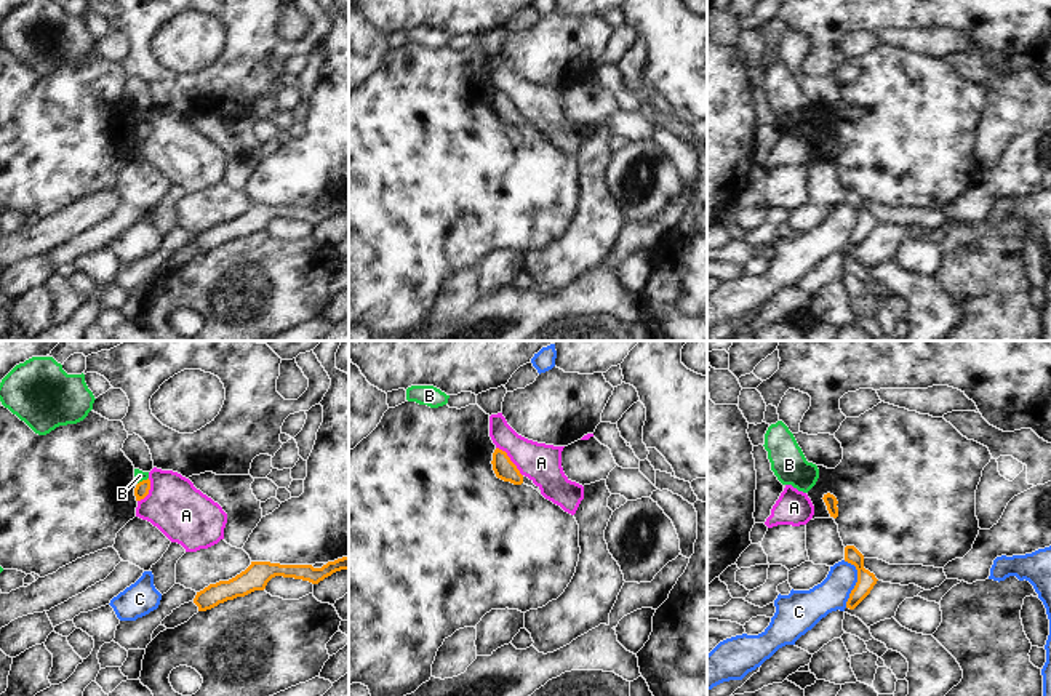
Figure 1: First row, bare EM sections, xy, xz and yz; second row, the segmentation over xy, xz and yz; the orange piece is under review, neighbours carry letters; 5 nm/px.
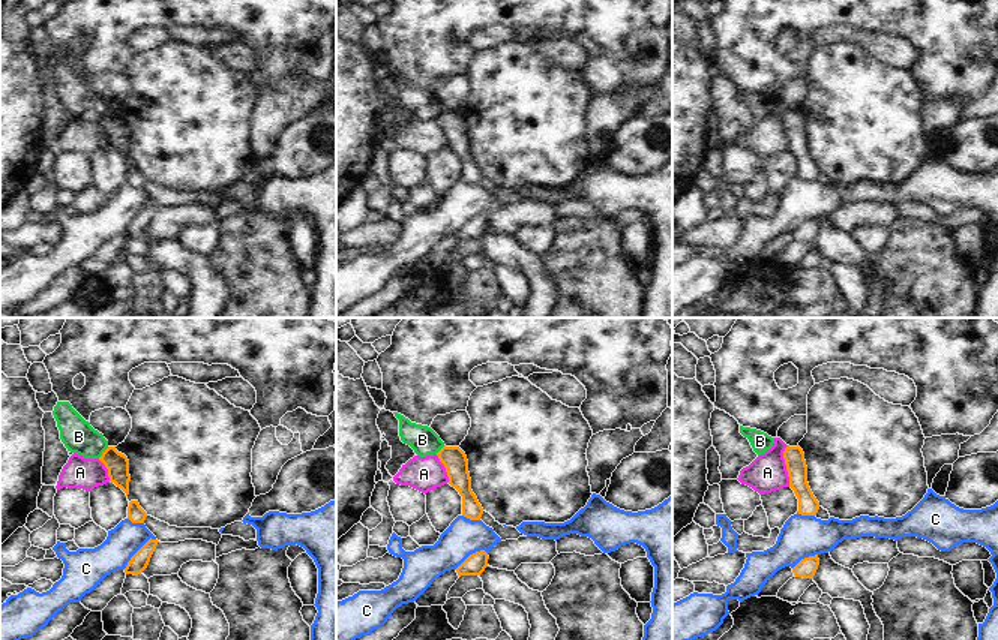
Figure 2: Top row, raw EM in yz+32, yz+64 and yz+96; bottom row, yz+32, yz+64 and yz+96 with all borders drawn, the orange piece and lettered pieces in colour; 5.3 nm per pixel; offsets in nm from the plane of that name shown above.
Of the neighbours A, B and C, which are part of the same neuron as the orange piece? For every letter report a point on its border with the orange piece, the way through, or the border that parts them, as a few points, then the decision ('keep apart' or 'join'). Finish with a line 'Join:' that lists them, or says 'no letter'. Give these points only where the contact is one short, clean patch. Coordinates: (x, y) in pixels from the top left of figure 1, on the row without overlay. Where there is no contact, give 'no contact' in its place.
A: xz (509, 101) | along xz (496, 88), (506, 95), (522, 117) | keep apart
B: xy (143, 122) | along xy (147, 119), (138, 125) | keep apart
C: yz (858, 223) | along yz (843, 202), (850, 204), (856, 212), (856, 226), (845, 248) | keep apart
Join: no letter

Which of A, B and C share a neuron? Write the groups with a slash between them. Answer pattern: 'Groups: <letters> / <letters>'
Groups: A / B / C

